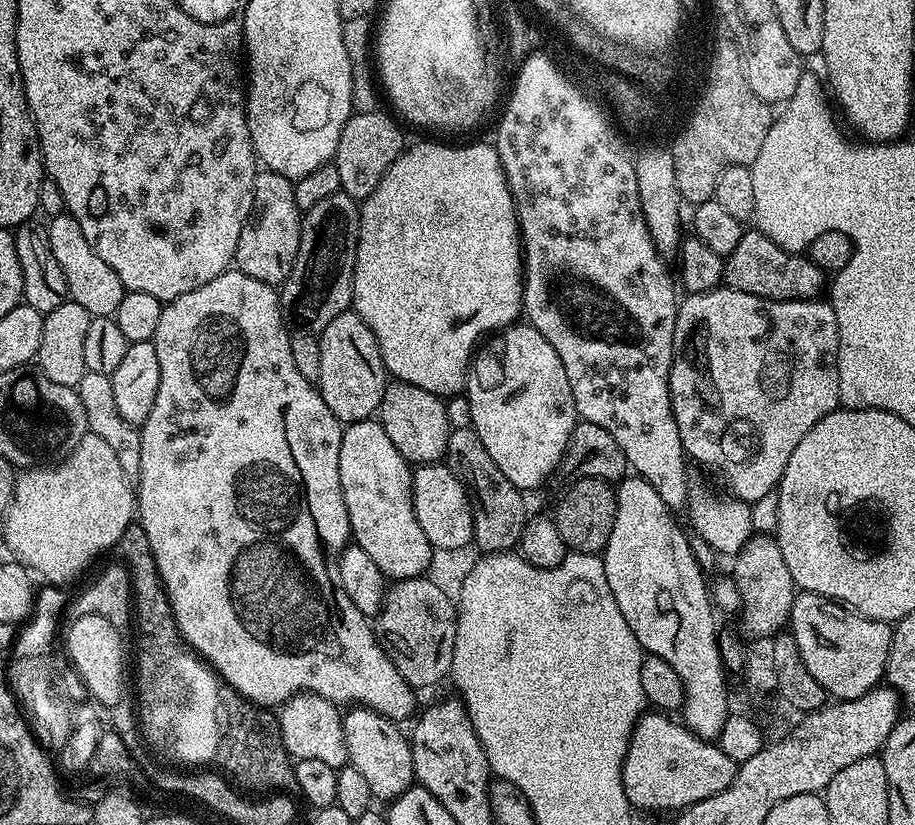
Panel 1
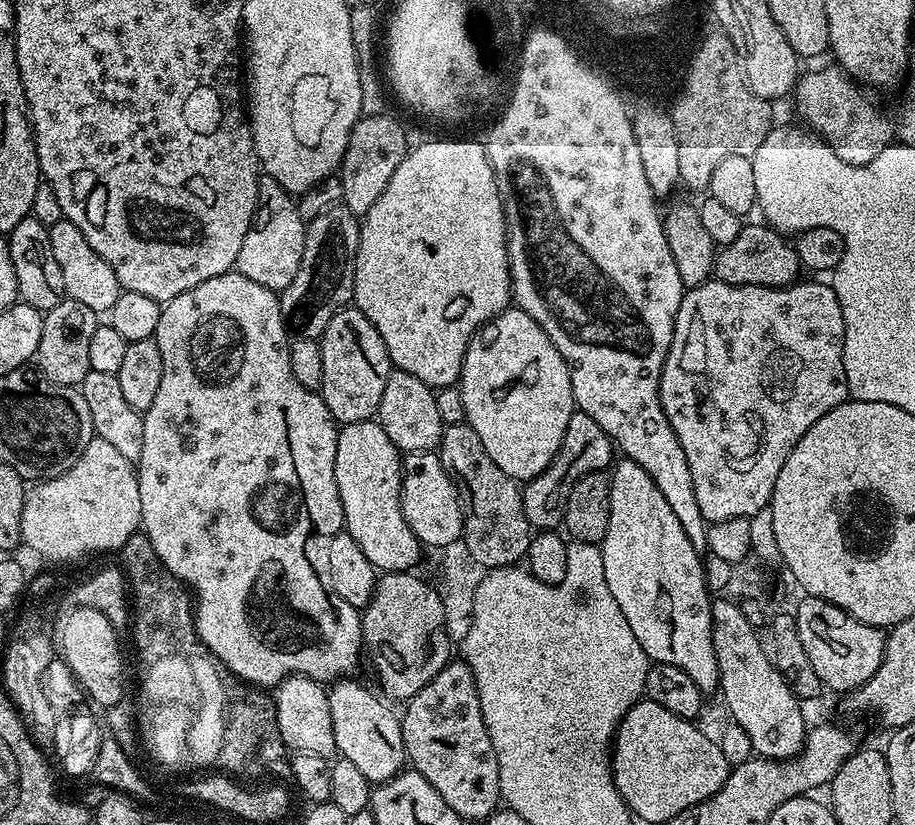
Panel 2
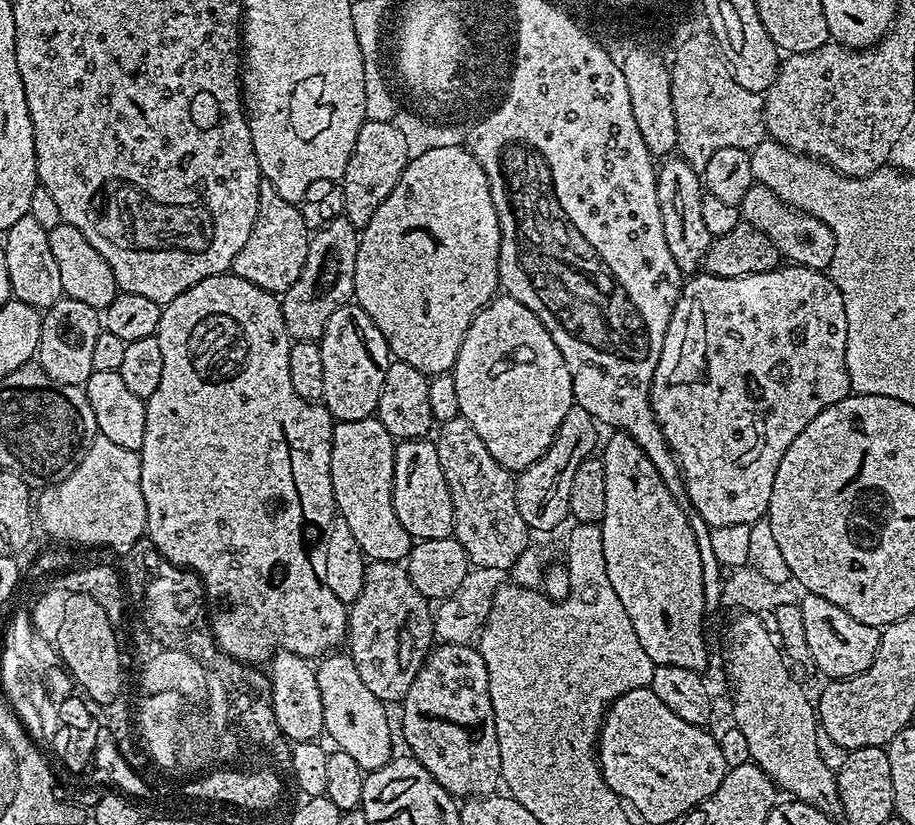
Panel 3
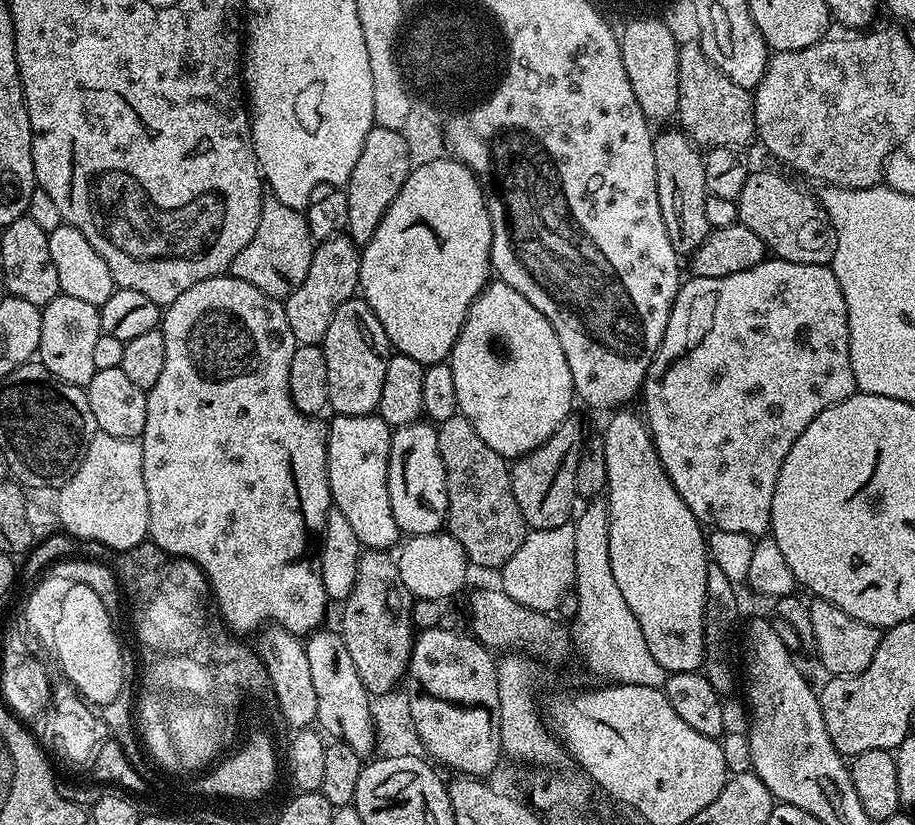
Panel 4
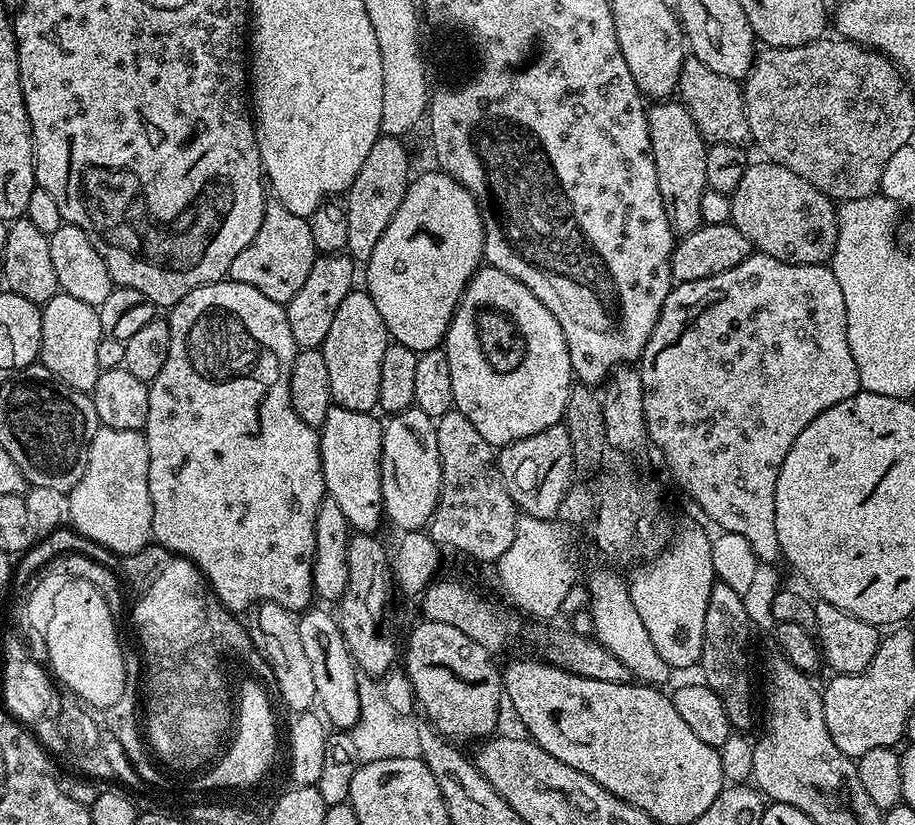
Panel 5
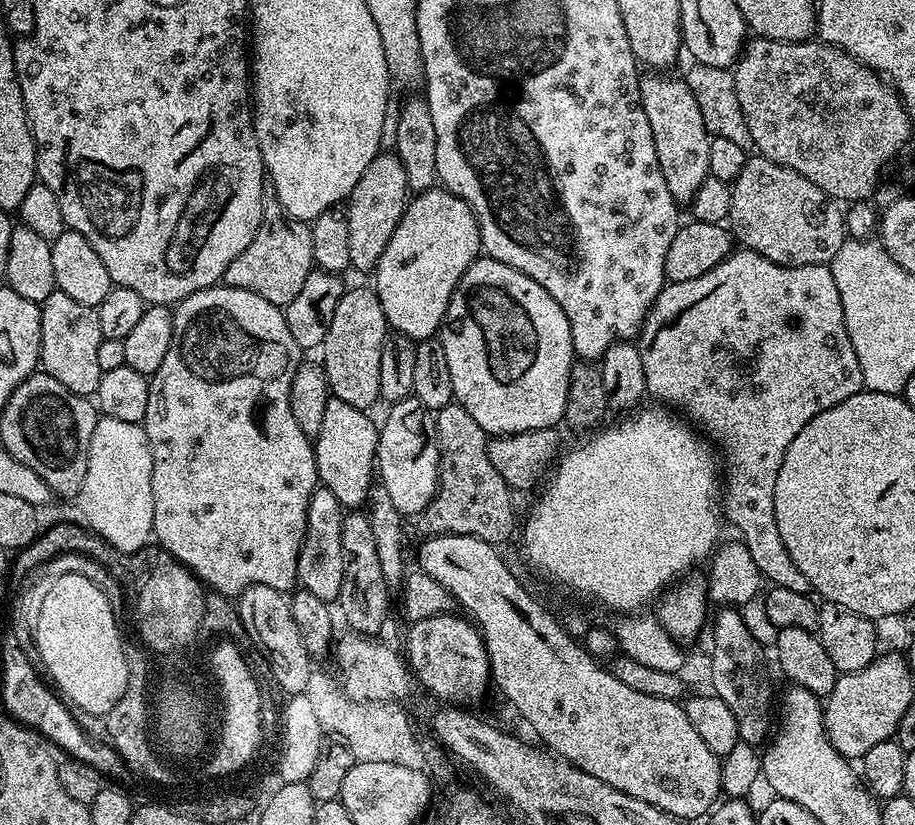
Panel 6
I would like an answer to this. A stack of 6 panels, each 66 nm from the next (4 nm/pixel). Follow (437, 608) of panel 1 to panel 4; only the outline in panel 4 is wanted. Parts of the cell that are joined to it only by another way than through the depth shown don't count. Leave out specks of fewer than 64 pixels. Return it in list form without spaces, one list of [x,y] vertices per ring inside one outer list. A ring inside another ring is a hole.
[[[361,551],[354,590],[350,590],[350,594],[342,602],[344,613],[340,616],[338,631],[344,638],[346,650],[350,650],[350,659],[354,661],[354,670],[358,670],[358,678],[362,678],[362,686],[373,697],[391,693],[397,687],[395,684],[405,679],[414,639],[412,604],[413,597],[399,580],[397,561],[388,552]]]

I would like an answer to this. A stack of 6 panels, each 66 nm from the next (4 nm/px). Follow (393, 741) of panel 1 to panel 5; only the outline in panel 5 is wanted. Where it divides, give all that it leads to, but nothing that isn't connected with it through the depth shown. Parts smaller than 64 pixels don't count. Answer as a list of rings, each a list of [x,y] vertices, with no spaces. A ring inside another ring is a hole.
[[[309,607],[299,613],[296,625],[298,639],[302,641],[306,658],[310,658],[310,671],[314,673],[318,708],[333,729],[352,730],[359,721],[358,669],[351,654],[348,653],[348,647],[344,644],[339,619],[333,613],[331,616],[326,609],[316,607]]]

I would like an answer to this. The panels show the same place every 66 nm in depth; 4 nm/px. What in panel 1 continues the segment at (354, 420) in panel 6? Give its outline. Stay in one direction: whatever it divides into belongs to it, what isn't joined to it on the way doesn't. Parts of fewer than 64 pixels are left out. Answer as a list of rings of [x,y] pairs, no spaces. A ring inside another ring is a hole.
[[[379,419],[347,425],[338,450],[338,474],[346,502],[351,539],[393,581],[423,576],[431,564],[433,547],[426,538],[412,505],[412,473],[408,461],[398,454],[394,442],[382,430]]]

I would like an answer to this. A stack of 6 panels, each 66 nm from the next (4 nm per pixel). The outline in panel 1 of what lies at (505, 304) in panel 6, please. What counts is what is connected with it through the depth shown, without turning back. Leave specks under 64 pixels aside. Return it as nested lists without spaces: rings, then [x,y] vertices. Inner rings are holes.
[[[517,322],[503,329],[503,336],[504,349],[500,352],[500,373],[496,380],[483,384],[472,378],[466,385],[471,428],[478,434],[478,438],[482,438],[482,446],[486,446],[498,470],[502,470],[502,474],[506,474],[506,478],[510,478],[516,488],[540,488],[552,475],[557,475],[564,451],[570,442],[570,434],[577,426],[574,394],[570,390],[570,378],[566,378],[566,366],[562,366],[562,358],[558,358],[558,350],[554,350],[554,346],[550,346],[550,342],[546,342],[546,338],[538,334],[536,328],[527,322]]]

